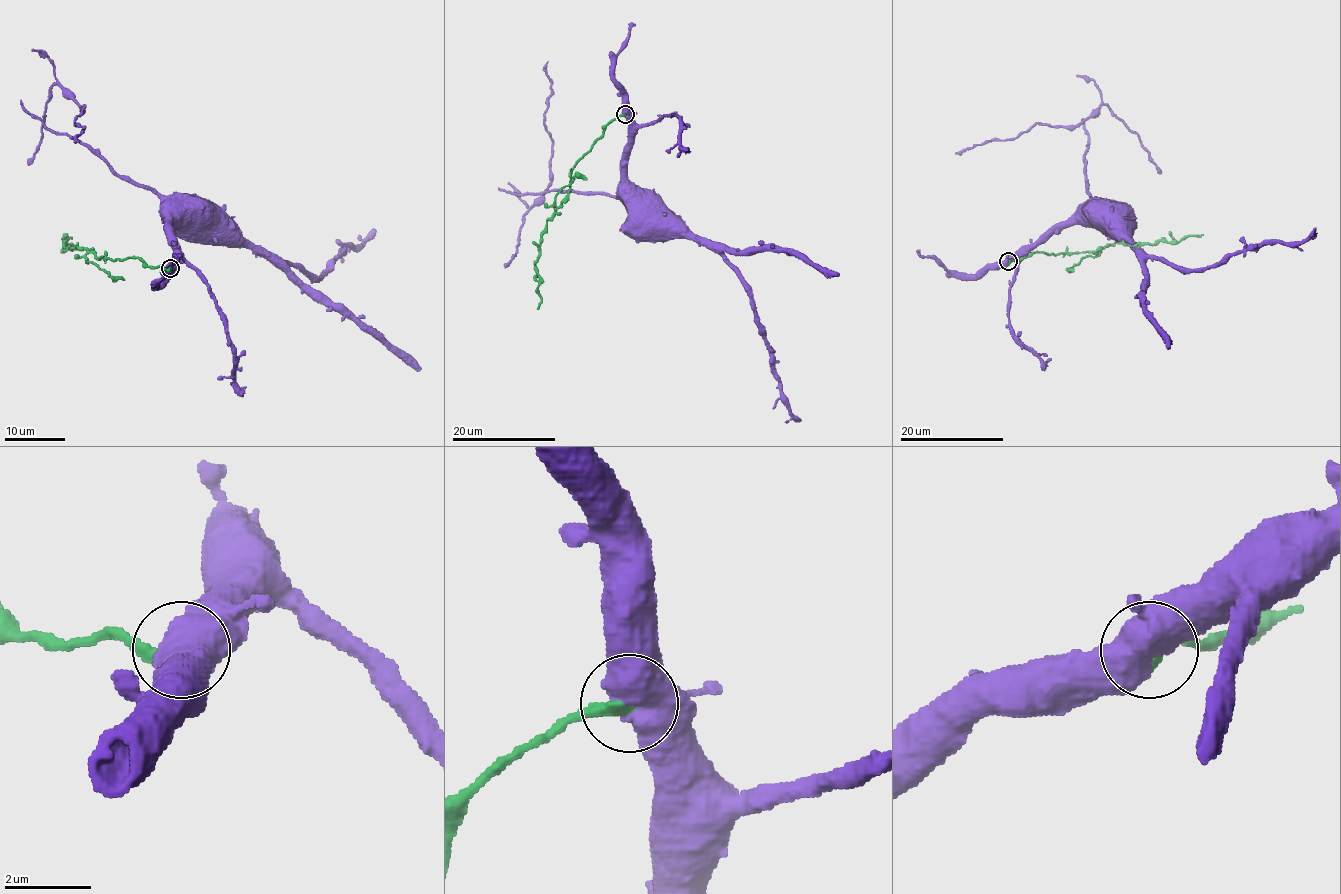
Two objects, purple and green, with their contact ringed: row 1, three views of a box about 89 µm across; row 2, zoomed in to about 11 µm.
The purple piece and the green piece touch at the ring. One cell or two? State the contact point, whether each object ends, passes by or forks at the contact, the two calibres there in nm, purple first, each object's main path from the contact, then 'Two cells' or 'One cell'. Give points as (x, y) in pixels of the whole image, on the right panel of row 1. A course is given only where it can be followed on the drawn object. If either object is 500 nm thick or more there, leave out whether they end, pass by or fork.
Place: (1008, 261). Thickness 900 nm (purple) against 340 nm. Course of purple: (1008, 261), (1021, 256), (1044, 234), (1068, 223), (1090, 201), (1112, 203), (1121, 212). Course of green: (1008, 261), (1028, 257), (1034, 252), (1095, 252), (1116, 243), (1130, 245), (1178, 242), (1202, 234). Two cells

